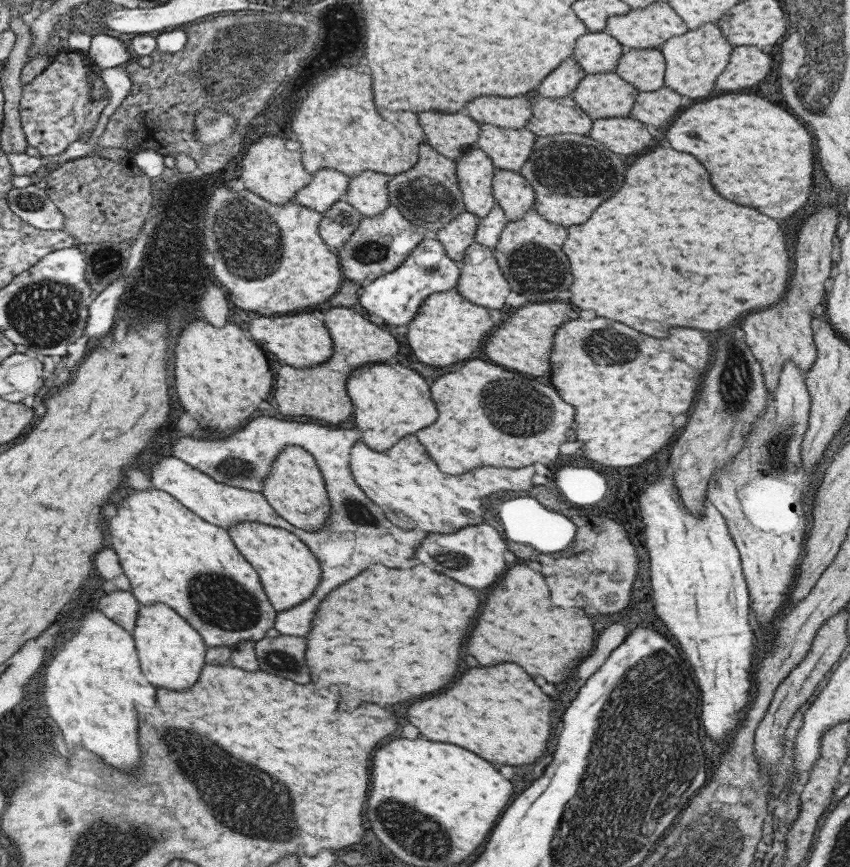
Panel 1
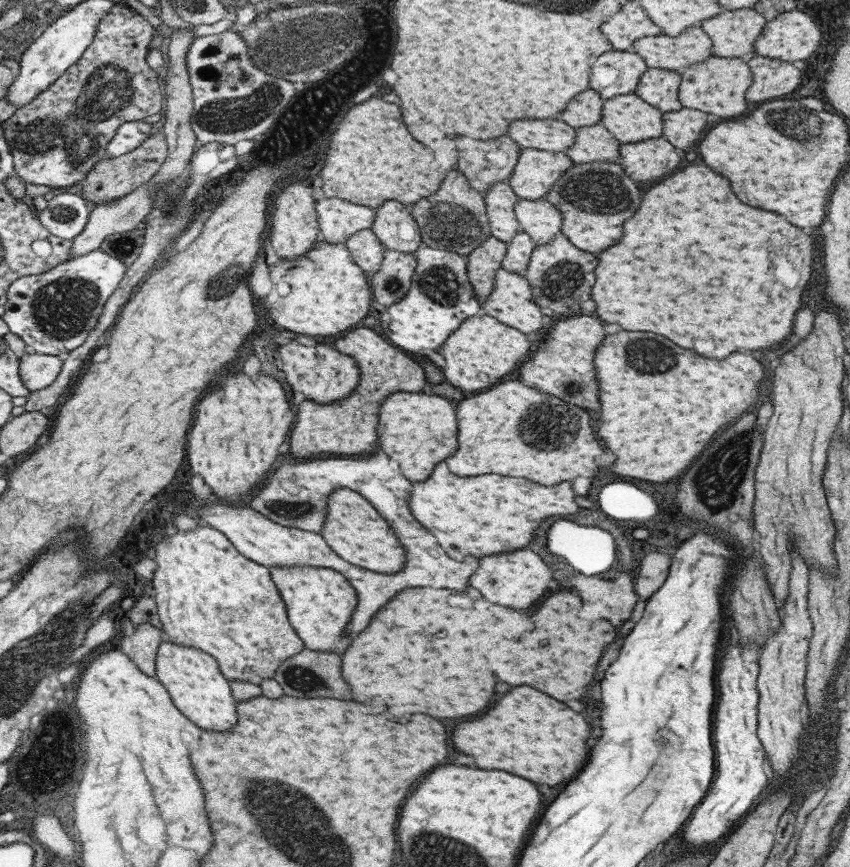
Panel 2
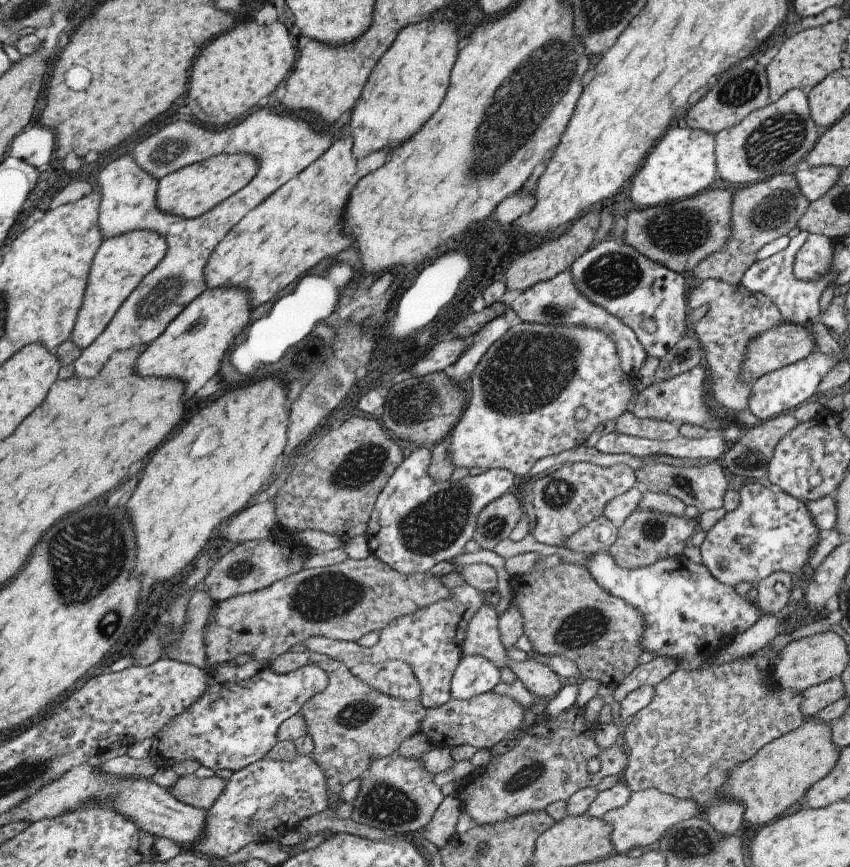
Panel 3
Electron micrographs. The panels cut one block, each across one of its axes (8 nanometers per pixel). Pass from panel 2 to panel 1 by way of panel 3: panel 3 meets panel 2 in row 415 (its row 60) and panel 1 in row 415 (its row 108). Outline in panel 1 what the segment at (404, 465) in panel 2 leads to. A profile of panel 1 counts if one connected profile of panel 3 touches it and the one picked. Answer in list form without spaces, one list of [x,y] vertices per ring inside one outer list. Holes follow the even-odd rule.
[[[397,360],[364,364],[350,370],[345,390],[353,407],[354,427],[360,431],[360,440],[371,450],[384,451],[398,438],[429,426],[437,412],[427,388],[429,386],[421,375]]]

